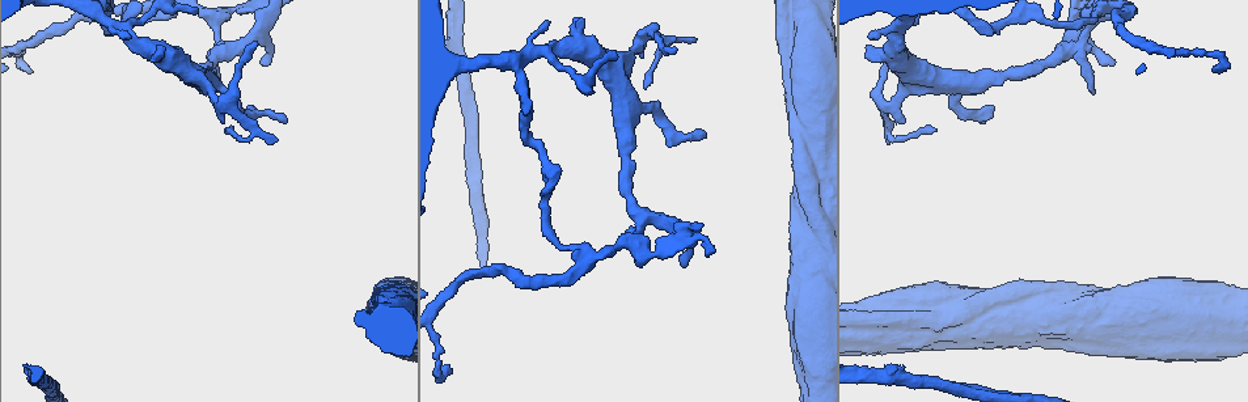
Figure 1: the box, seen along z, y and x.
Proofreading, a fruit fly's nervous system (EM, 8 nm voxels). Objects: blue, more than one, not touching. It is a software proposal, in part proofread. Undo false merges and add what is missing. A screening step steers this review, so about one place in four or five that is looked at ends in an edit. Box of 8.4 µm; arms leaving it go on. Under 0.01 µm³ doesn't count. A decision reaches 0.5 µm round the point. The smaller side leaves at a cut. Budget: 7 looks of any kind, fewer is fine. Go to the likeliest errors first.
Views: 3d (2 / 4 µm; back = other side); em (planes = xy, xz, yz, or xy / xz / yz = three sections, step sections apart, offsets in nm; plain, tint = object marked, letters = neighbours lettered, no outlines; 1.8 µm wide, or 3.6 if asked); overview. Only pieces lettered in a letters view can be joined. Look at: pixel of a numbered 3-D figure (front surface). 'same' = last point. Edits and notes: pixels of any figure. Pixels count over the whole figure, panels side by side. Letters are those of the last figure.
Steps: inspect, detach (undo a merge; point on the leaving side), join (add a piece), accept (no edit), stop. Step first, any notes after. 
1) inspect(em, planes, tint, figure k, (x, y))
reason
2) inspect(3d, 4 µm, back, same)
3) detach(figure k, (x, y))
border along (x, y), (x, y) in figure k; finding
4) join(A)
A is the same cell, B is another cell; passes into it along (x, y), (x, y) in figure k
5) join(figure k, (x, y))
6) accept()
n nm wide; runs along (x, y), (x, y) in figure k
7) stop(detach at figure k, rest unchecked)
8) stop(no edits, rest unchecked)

inspect(3d, 4 µm, figure 1, (268, 15))
thick turns thin

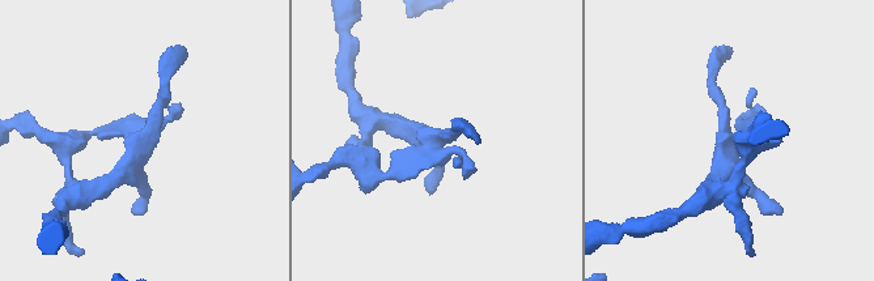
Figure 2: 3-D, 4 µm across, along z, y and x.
inspect(em, planes, tint, figure 2, (143, 141))
need the tissue

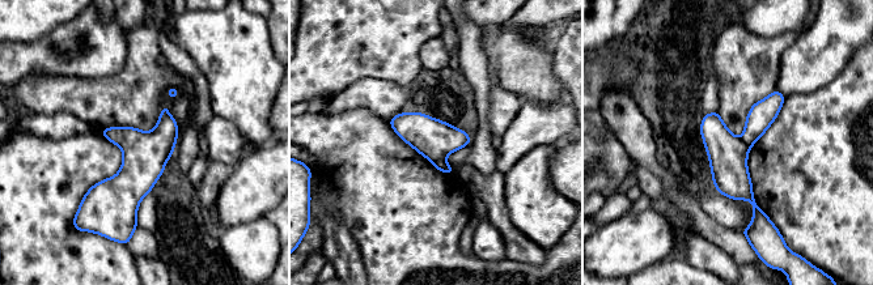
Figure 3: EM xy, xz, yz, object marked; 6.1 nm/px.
inspect(em, planes, letters, same)
what lies round it

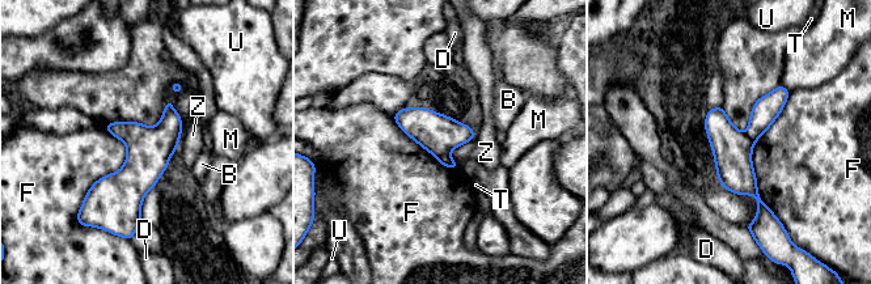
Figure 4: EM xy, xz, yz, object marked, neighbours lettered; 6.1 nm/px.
detach(figure 4, (445, 161))
B, D, F, M, T, U and Z are other cells; border along (436, 156), (448, 157) in figure 4; two cells meet here

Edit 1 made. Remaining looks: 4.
inspect(overview)

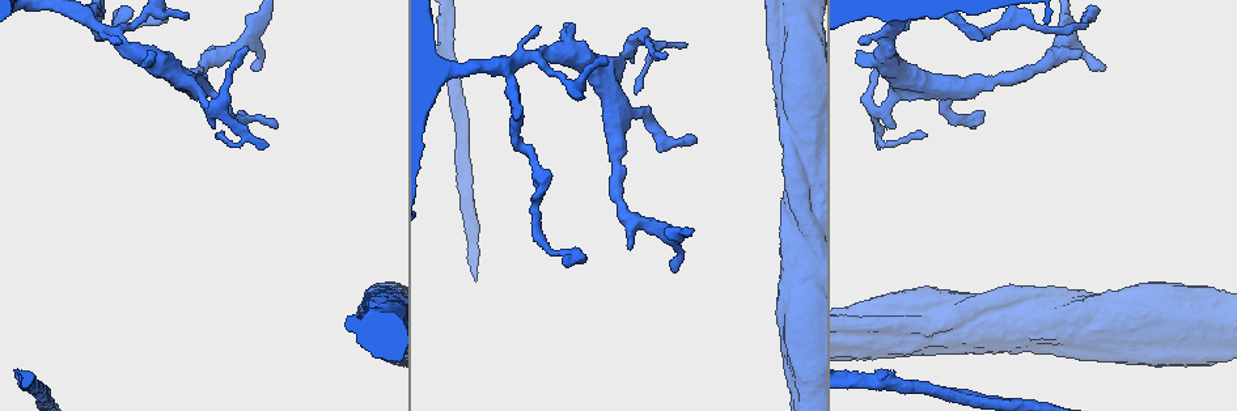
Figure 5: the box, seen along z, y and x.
inspect(em, 3.6 µm, planes, letters, figure 5, (533, 54))

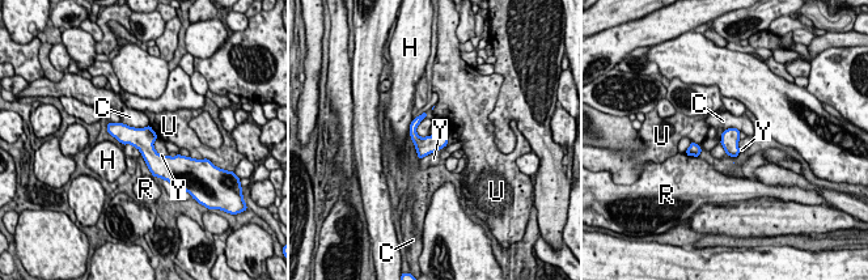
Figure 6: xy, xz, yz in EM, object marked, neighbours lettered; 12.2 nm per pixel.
accept()
C, H, R, U and Y are other cells; border along (448, 136), (441, 148), (420, 158) in figure 6; all the same cell

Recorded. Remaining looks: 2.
inspect(em, planes, plain, figure 5, (248, 51))
branch stops here

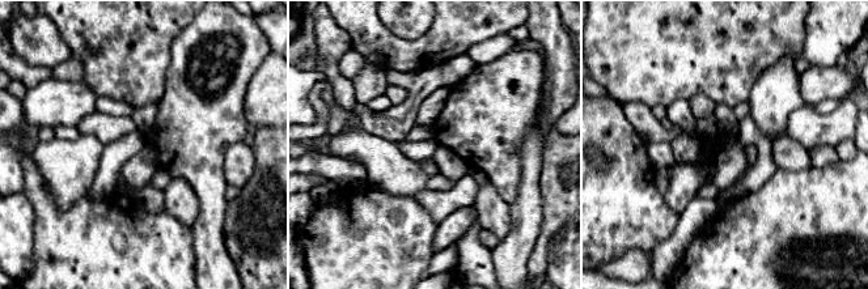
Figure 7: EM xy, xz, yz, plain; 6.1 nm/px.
inspect(em, planes, letters, same)
see the neighbours

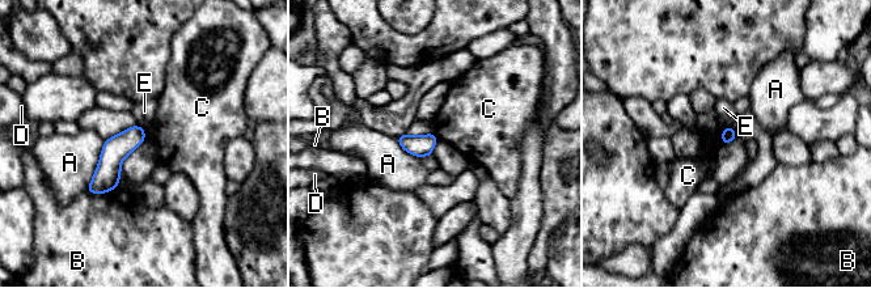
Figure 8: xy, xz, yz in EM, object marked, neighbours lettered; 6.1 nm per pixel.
accept()
80 nm wide; A, B, C, D and E are other cells; no lettered piece goes on from it

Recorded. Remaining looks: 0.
stop(detach at figure 4, rest unchecked)

